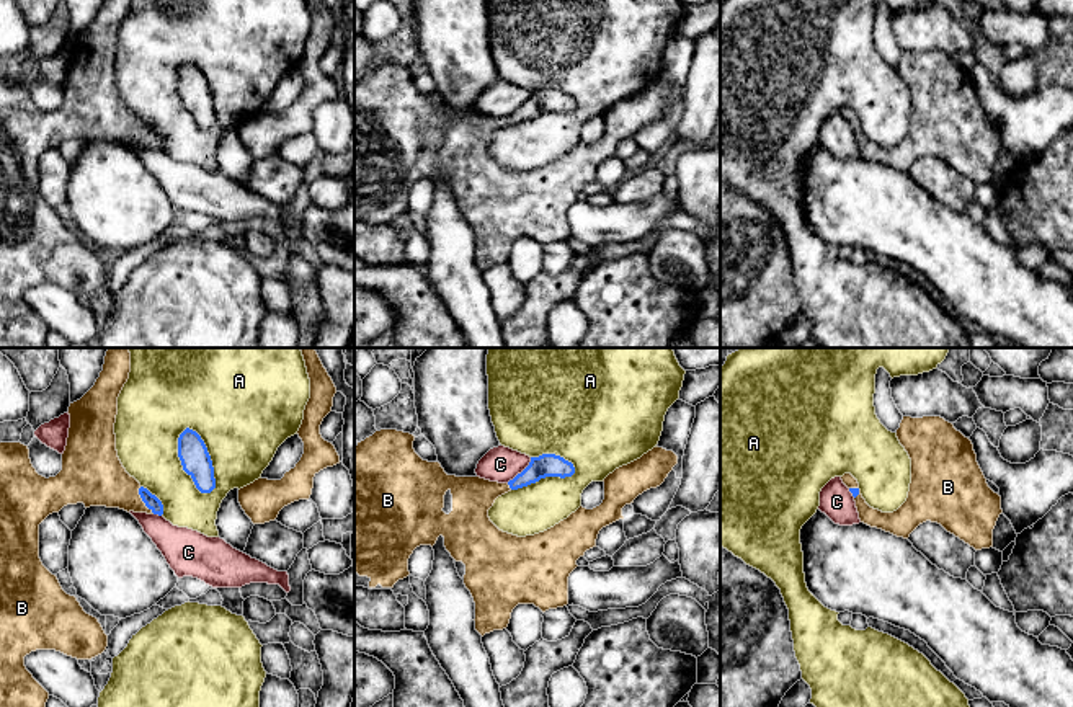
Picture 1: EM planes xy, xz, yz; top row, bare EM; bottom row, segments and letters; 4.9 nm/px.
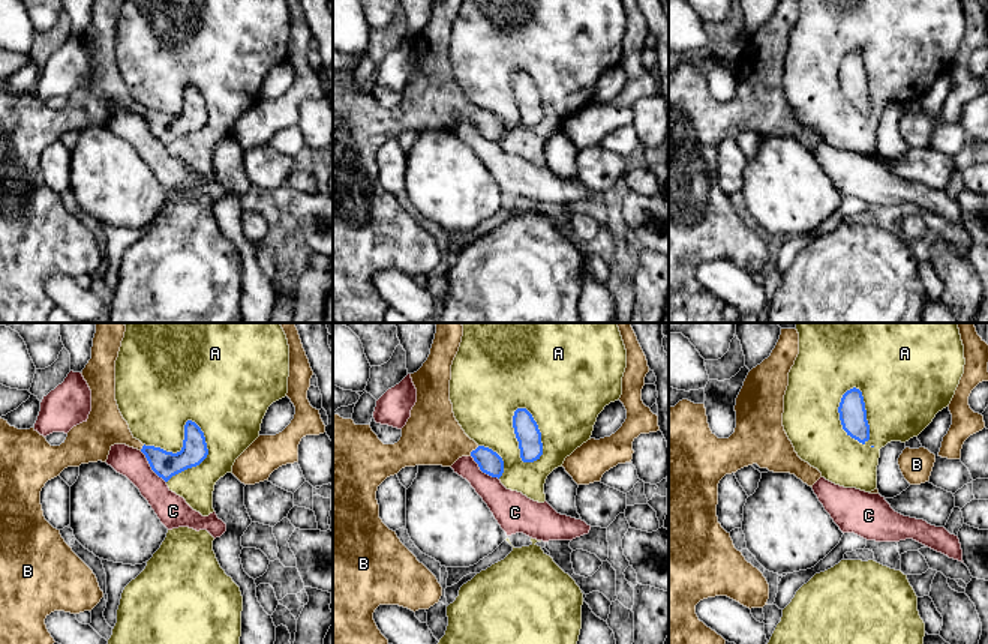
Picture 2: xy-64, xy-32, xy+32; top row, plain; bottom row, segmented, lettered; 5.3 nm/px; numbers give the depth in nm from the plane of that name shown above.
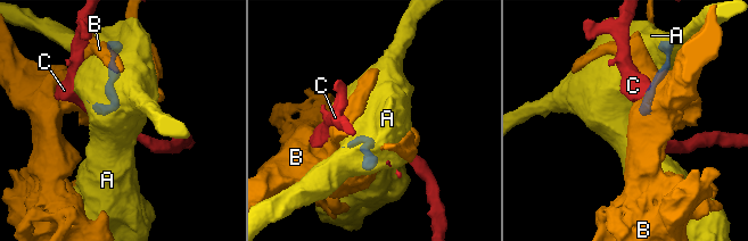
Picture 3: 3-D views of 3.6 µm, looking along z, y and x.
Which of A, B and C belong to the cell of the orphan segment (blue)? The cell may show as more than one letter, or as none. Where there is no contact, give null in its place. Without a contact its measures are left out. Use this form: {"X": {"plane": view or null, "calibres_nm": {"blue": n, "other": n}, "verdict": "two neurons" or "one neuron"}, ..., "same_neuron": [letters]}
{"A": {"plane": "xy", "calibres_nm": {"blue": 140, "other": 440}, "verdict": "two neurons"}, "B": {"plane": "xy", "calibres_nm": {"blue": 70, "other": 280}, "verdict": "one neuron"}, "C": {"plane": "xz", "calibres_nm": {"blue": 110, "other": 180}, "verdict": "two neurons"}, "same_neuron": ["B"]}

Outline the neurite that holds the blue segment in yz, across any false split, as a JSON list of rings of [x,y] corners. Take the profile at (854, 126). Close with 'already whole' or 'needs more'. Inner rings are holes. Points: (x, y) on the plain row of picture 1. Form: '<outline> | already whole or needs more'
[[[903,51],[897,72],[911,93],[908,132],[897,145],[882,147],[870,142],[861,129],[857,114],[851,108],[841,111],[854,131],[861,157],[908,173],[919,158],[931,155],[975,185],[993,181],[993,163],[1003,147],[1001,131],[988,121],[972,75],[941,51]]] | needs more

